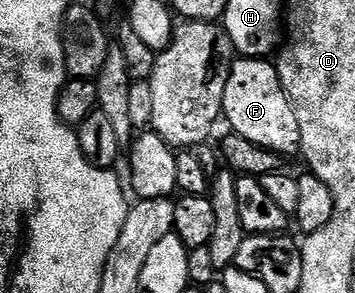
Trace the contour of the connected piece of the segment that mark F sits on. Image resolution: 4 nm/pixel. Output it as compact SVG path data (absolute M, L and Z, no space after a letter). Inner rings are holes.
M236 59L231 62L228 71L228 82L224 88L223 120L228 120L228 129L242 135L242 139L250 139L250 143L258 143L258 147L269 149L272 153L287 155L296 153L300 148L300 128L292 101L284 93L280 76L275 64L268 59Z

